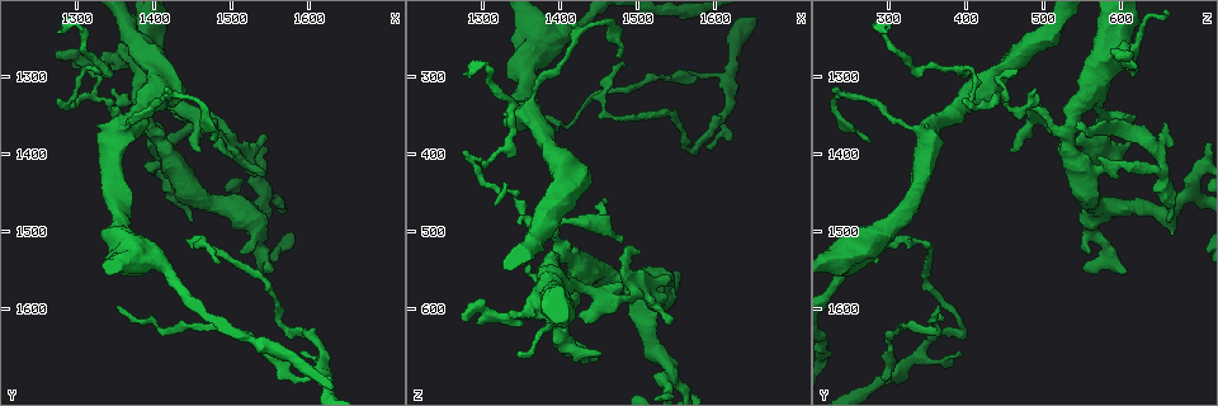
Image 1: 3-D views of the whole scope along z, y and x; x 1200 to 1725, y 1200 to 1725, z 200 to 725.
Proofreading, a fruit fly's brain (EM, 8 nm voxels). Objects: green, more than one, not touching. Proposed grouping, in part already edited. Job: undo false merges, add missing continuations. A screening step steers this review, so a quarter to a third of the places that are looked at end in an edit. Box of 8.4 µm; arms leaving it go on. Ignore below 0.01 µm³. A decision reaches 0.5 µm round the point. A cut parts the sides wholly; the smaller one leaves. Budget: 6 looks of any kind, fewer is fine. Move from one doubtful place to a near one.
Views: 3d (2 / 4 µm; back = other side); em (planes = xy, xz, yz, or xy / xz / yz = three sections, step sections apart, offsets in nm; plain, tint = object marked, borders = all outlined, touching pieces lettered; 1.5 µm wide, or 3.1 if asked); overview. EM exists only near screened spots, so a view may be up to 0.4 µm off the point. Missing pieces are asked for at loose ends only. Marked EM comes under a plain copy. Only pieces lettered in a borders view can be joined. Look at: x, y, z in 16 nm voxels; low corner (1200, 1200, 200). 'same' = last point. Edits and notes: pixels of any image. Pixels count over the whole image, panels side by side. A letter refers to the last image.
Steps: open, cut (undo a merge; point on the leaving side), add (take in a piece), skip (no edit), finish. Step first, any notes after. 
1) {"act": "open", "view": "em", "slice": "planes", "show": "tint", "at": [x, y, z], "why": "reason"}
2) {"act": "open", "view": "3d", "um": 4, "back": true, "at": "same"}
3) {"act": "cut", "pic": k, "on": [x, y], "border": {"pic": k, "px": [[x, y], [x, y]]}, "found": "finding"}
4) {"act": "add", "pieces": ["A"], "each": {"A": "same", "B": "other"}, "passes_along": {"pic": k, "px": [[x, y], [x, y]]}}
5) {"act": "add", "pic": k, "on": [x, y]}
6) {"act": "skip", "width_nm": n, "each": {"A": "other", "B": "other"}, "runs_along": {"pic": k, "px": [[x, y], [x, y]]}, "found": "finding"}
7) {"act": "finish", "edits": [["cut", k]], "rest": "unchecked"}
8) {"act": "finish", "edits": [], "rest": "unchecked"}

{"act": "open", "view": "3d", "um": 2, "at": [1275, 1330, 395], "why": "free end"}

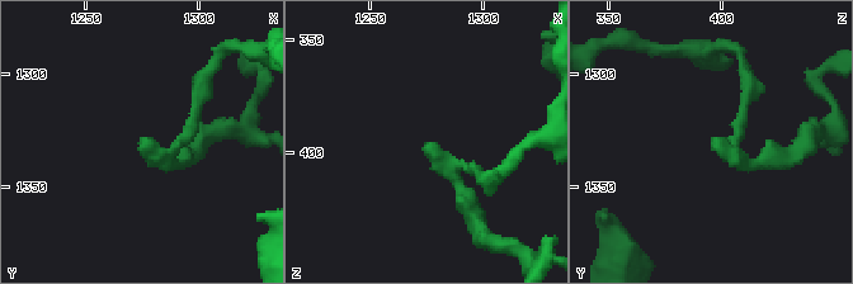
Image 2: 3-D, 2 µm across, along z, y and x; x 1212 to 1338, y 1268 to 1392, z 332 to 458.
{"act": "open", "view": "em", "slice": "planes", "show": "tint", "at": [1277, 1328, 396]}

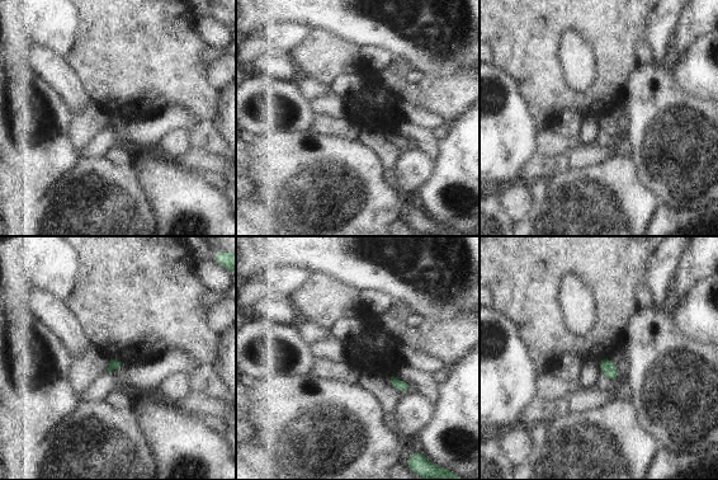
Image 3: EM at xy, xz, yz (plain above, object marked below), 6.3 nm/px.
{"act": "open", "view": "em", "slice": "planes", "show": "borders", "at": "same", "why": "see the neighbours"}

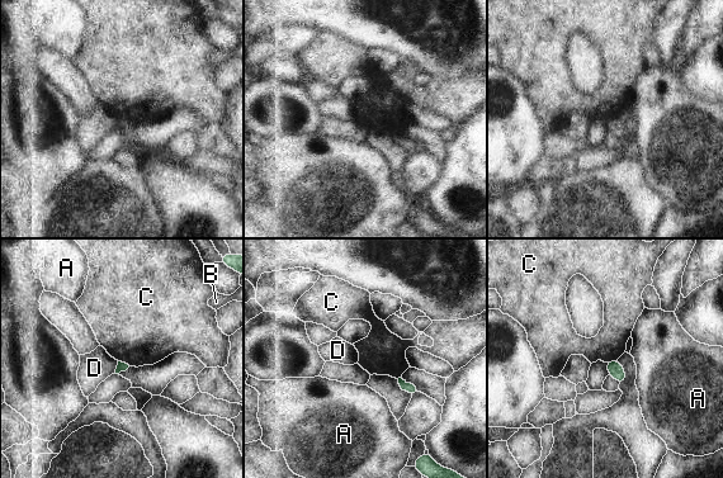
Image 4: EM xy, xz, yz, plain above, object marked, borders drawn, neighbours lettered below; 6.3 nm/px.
{"act": "skip", "each": {"A": "other", "B": "other", "C": "other", "D": "other"}, "border": {"pic": 4, "px": [[118, 360], [130, 365]]}, "found": "none of them fits"}

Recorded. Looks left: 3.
{"act": "open", "view": "3d", "um": 4, "back": true, "at": [1455, 1510, 340], "why": "sharp bend"}

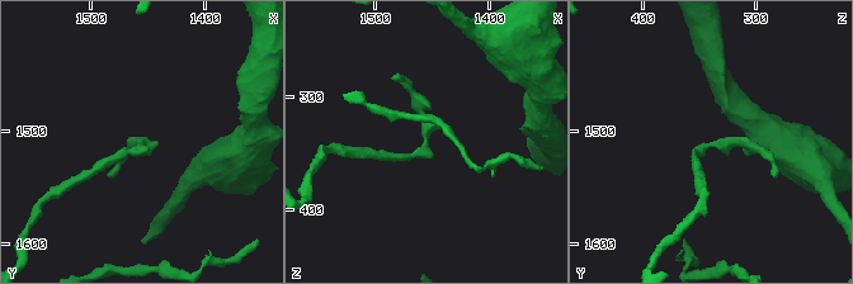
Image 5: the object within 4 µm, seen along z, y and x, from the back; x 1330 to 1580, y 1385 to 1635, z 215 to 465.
{"act": "open", "view": "em", "slice": "xz", "step": 8, "show": "borders", "at": [1454, 1514, 338]}

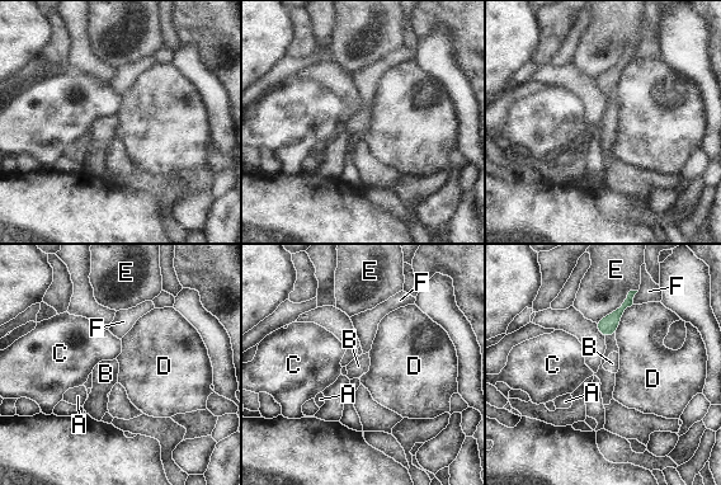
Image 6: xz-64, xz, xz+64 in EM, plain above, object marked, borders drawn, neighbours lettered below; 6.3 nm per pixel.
{"act": "open", "view": "em", "slice": "planes", "show": "borders", "at": "same", "why": "another direction"}

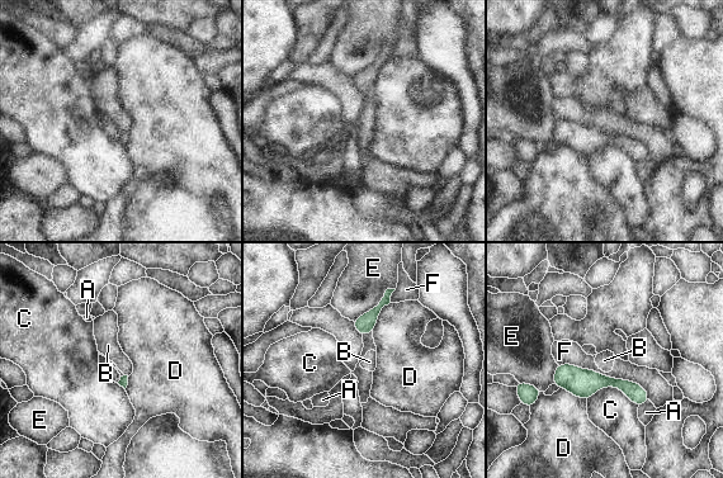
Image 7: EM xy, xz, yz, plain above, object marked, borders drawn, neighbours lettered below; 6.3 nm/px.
{"act": "skip", "each": {"A": "other", "B": "other", "C": "other", "D": "other", "E": "other", "F": "other"}, "runs_along": {"pic": 7, "px": [[557, 374], [620, 383], [644, 398]]}, "found": "one cell here"}

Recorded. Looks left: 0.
{"act": "finish", "edits": [], "rest": "unchecked"}

